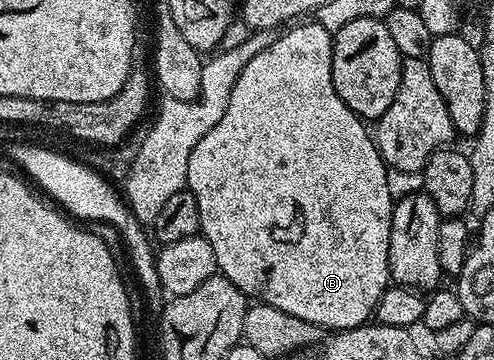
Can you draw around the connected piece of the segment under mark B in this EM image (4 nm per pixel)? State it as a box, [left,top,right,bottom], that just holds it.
[187,20,394,332]

